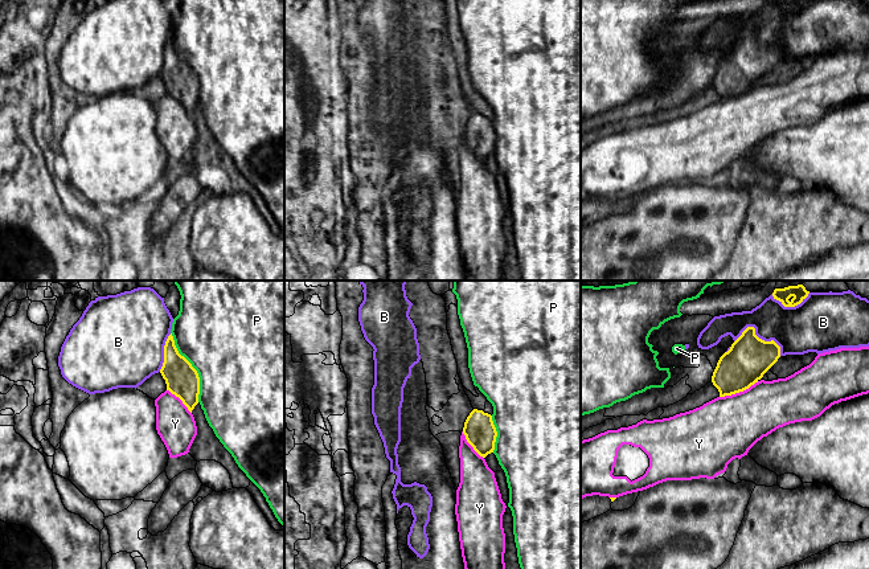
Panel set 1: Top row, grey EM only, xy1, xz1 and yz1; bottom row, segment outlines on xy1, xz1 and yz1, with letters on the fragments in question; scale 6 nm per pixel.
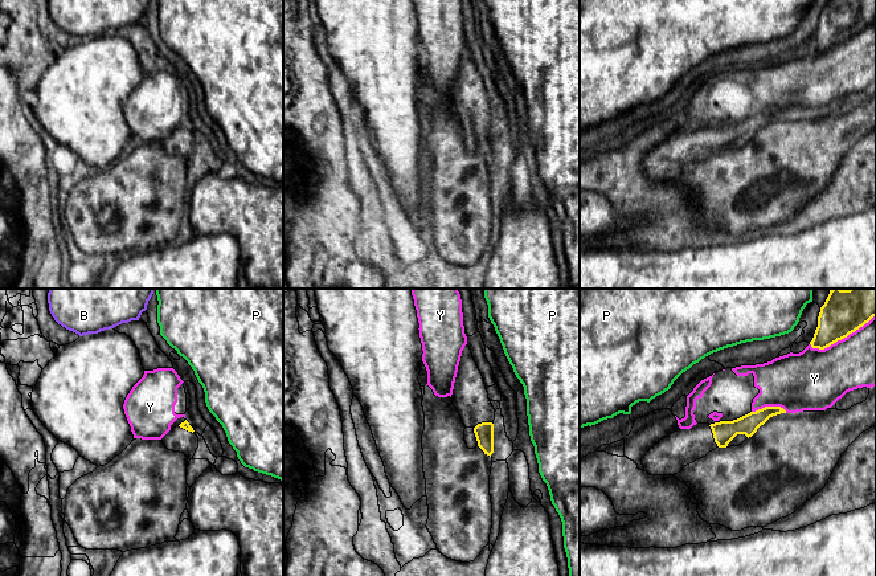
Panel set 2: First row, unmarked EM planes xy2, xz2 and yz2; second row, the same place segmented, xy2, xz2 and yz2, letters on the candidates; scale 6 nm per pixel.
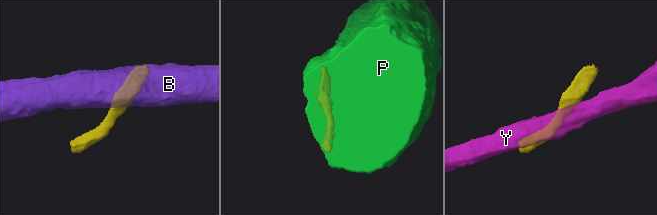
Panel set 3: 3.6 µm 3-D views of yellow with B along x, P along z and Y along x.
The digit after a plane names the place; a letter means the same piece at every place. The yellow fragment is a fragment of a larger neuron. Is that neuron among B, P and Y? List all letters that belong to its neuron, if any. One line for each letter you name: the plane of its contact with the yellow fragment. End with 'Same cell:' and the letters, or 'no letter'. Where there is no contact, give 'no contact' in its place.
Same cell: no letter

